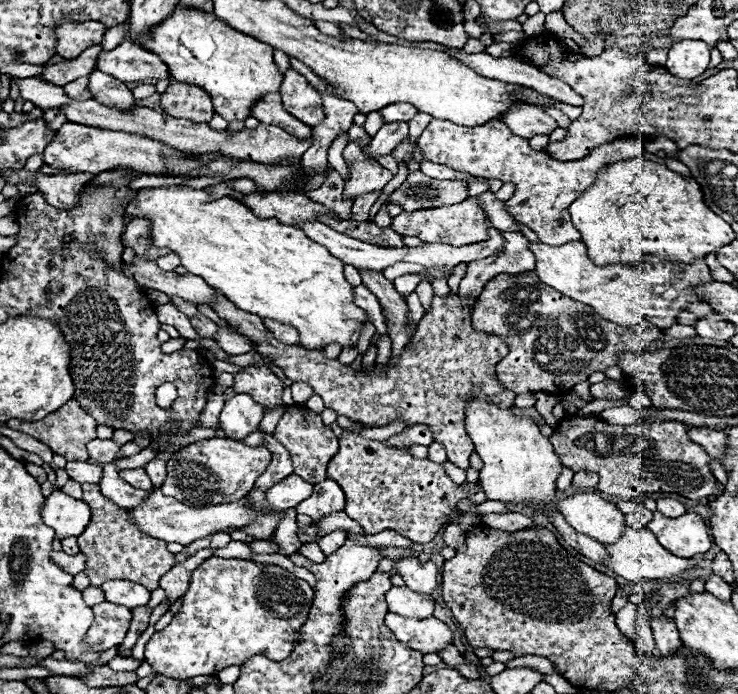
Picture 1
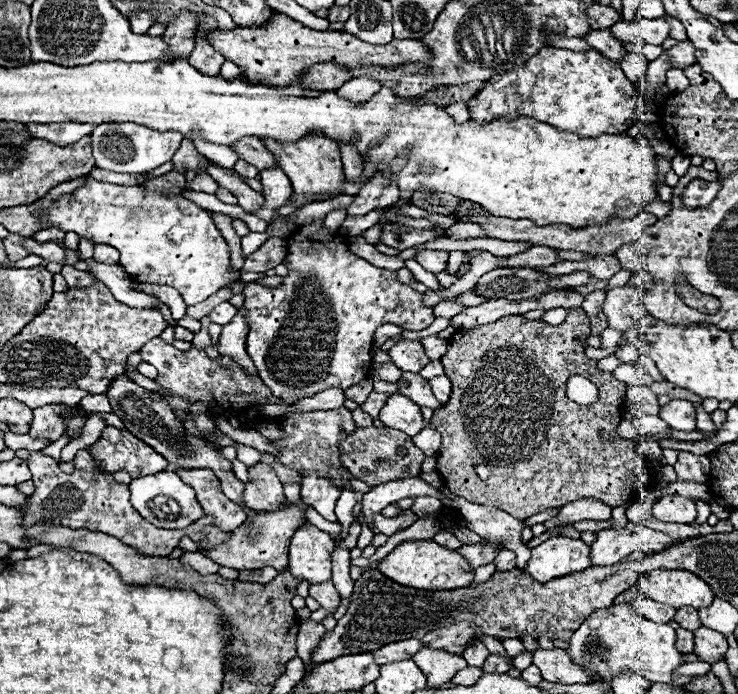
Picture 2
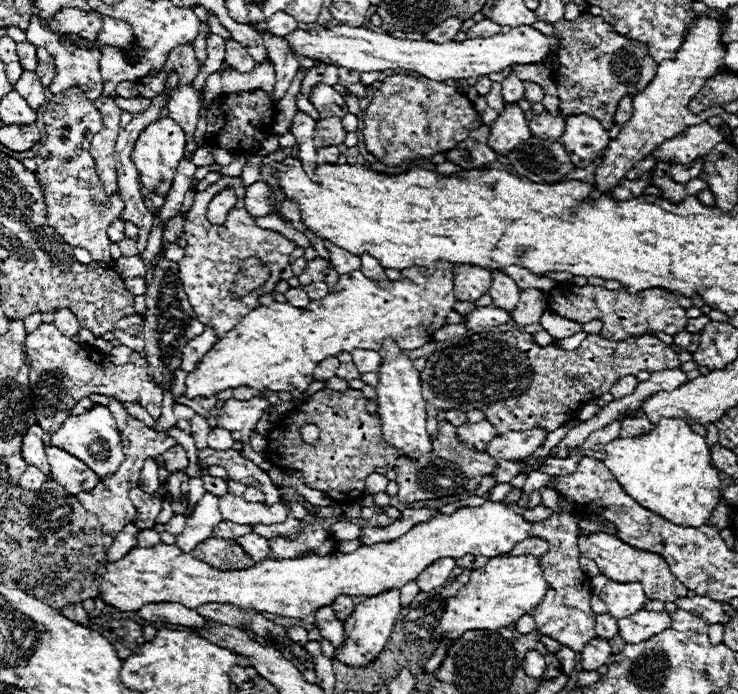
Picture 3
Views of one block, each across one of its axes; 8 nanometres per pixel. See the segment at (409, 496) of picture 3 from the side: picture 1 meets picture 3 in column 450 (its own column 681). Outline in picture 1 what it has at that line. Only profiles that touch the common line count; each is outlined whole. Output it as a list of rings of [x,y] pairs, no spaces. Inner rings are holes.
[[[570,416],[556,426],[554,434],[548,438],[554,446],[554,452],[560,454],[560,462],[570,470],[590,470],[600,476],[598,492],[610,494],[622,500],[636,500],[642,494],[660,492],[660,494],[680,494],[690,500],[702,500],[710,494],[718,494],[718,480],[712,474],[712,458],[686,436],[686,426],[678,422],[662,424],[630,424],[614,426],[606,424],[596,416]]]

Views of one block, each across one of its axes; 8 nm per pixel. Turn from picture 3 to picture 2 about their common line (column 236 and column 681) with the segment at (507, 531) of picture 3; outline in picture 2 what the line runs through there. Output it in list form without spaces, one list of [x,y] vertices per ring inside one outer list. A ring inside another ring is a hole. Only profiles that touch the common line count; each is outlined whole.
[[[652,570],[638,578],[638,588],[652,600],[670,604],[672,608],[710,606],[714,594],[710,586],[696,574],[686,570]]]

